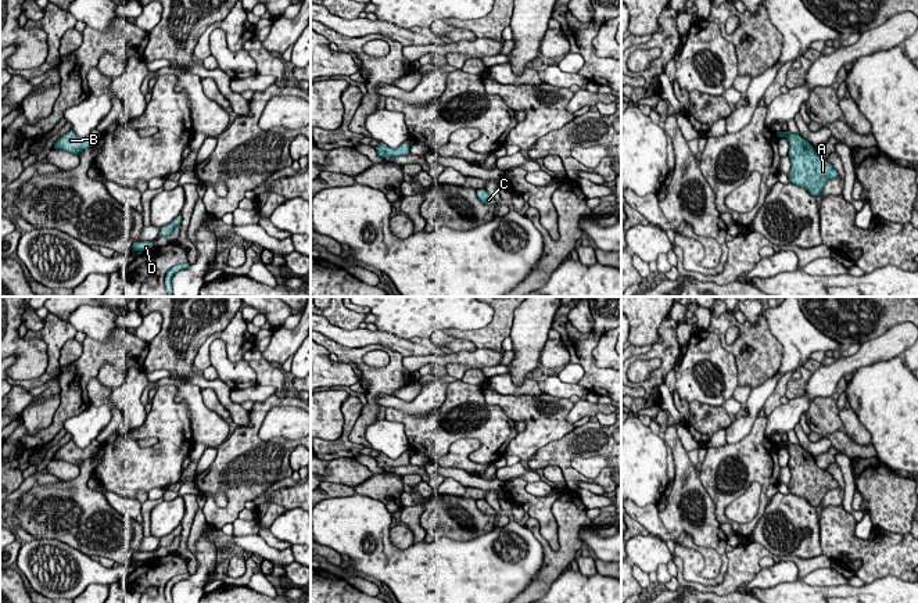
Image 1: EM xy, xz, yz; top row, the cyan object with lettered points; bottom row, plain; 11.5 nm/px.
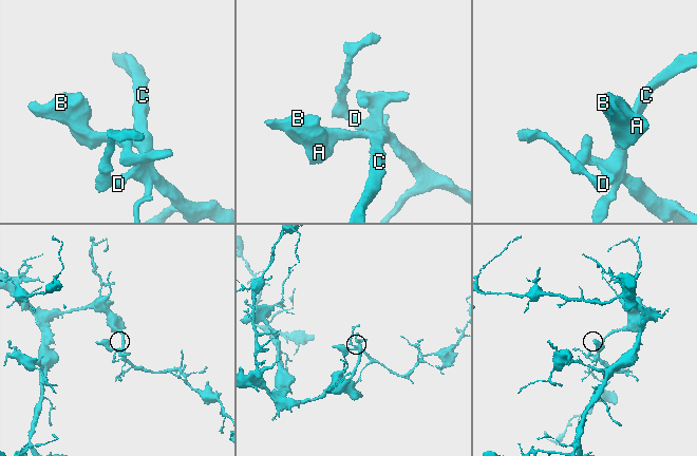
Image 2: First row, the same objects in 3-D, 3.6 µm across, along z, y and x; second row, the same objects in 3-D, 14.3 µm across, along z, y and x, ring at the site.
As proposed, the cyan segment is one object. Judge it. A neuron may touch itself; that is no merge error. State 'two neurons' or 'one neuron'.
one neuron

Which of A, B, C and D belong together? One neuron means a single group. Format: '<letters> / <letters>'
A B C D

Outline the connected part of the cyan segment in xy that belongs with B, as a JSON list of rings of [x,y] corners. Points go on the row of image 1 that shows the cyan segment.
[[[71,129],[54,141],[53,148],[68,151],[78,155],[80,150],[86,150],[93,144],[96,144],[100,137],[101,137],[101,133],[97,129],[94,129],[86,137],[76,136],[75,132]]]

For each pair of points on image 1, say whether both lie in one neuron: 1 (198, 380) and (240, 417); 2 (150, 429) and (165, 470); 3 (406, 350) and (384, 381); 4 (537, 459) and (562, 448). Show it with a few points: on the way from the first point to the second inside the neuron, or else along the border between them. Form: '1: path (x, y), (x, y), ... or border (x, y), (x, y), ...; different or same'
1: path (210, 384), (225, 397), (230, 406); same
2: path (161, 437), (165, 441), (165, 459); same
3: border (372, 343), (394, 350), (402, 358); different
4: path (542, 458), (556, 452); same

